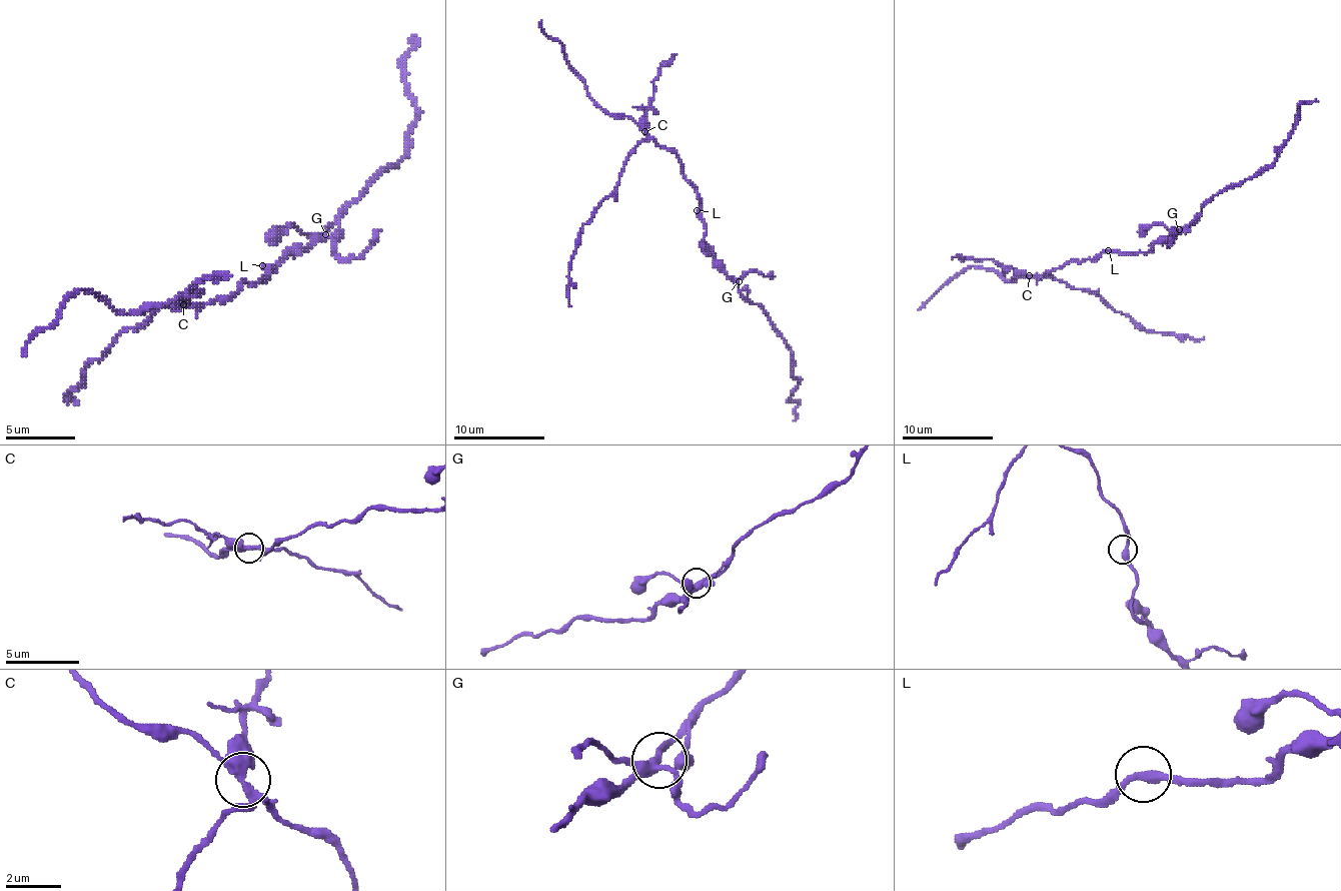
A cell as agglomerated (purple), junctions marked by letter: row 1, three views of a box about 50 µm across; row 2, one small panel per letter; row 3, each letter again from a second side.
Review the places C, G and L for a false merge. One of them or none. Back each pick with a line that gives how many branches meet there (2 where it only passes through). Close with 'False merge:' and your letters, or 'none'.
C: 4 branches meet
False merge: C

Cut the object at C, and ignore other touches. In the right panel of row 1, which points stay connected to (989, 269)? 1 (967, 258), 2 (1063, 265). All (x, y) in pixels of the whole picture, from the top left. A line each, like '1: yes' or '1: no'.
1: no
2: yes

